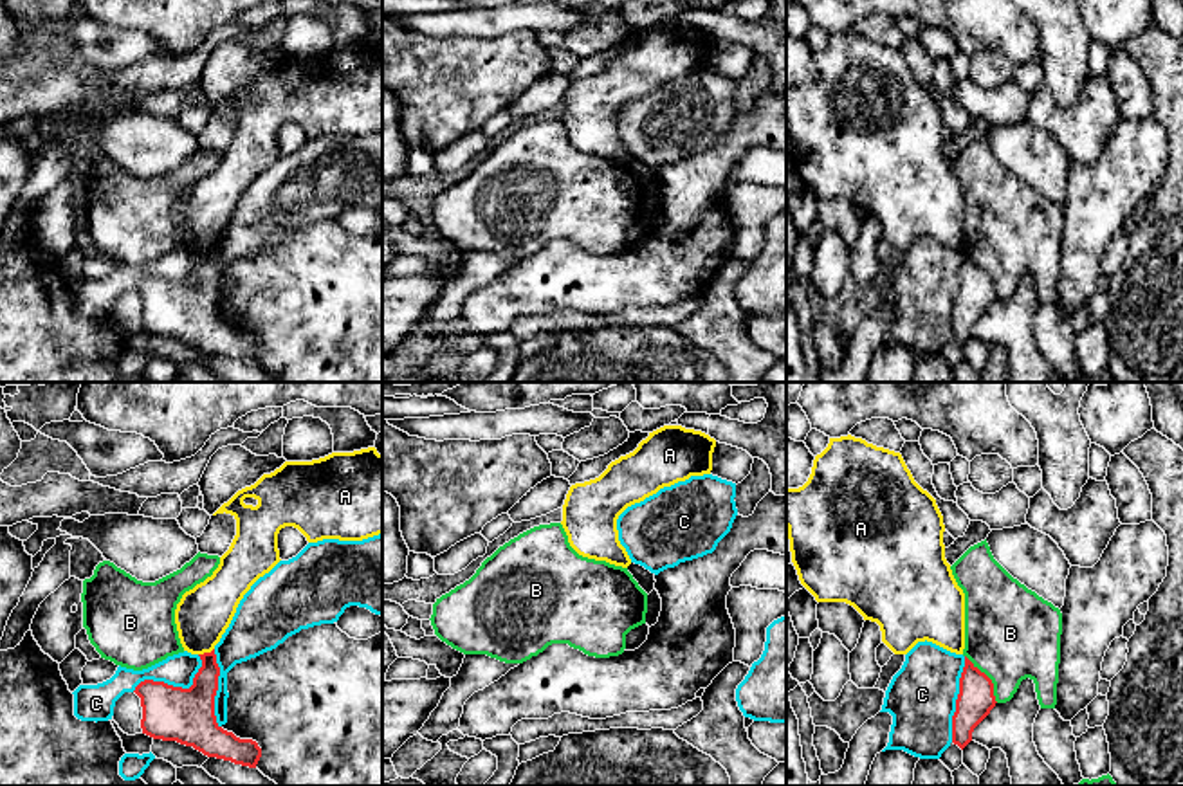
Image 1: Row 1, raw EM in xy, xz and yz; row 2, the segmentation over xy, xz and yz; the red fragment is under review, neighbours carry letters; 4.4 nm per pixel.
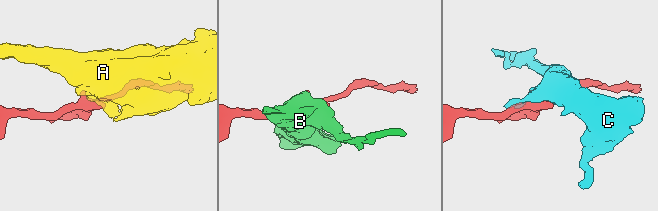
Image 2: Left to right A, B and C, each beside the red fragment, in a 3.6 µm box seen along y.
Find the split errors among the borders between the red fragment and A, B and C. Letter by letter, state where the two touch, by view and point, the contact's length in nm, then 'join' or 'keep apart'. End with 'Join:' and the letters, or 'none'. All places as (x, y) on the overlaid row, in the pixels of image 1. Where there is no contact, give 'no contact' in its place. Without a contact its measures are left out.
A: contact xy (206, 653); length 80 nm; keep apart
B: contact yz (989, 678); length 260 nm; keep apart
C: contact xy (174, 687); length 340 nm; keep apart
Join: none

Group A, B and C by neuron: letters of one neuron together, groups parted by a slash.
A / B / C

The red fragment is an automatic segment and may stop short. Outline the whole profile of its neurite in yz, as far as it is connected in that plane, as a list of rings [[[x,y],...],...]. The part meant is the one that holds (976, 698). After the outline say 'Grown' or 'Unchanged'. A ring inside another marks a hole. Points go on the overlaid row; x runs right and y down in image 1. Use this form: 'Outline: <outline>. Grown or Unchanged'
Outline: [[[967,656],[952,716],[952,743],[961,750],[972,741],[974,728],[995,707],[994,683]]]. Unchanged

